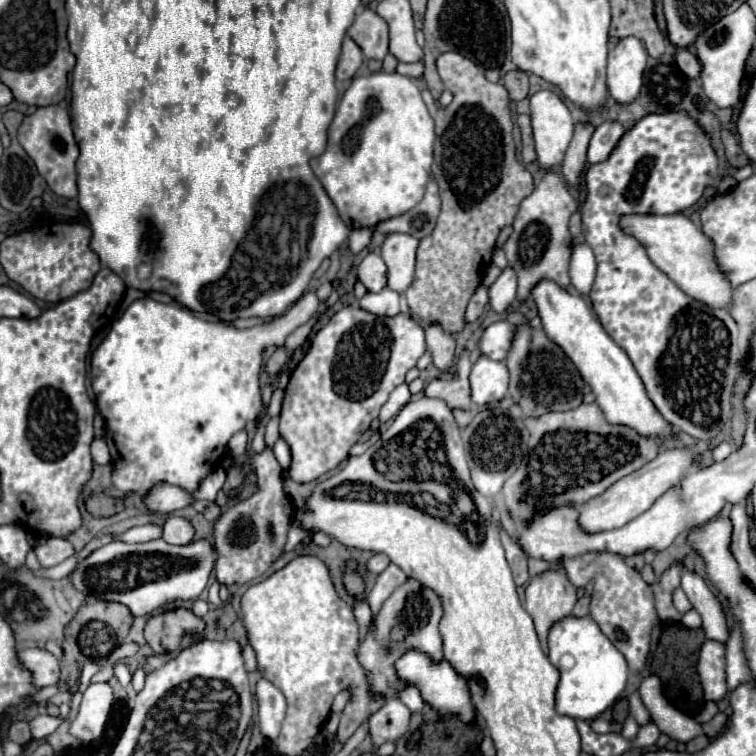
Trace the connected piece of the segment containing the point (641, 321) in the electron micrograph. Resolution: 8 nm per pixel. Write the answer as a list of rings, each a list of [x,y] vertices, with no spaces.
[[[687,111],[649,113],[623,133],[617,147],[605,161],[589,165],[583,175],[587,197],[581,207],[581,231],[597,259],[597,277],[589,293],[593,311],[609,337],[629,355],[649,399],[663,419],[701,441],[715,441],[725,423],[731,419],[733,387],[741,373],[741,361],[745,359],[737,323],[727,309],[711,309],[685,295],[659,267],[651,263],[643,245],[621,229],[619,219],[623,215],[683,213],[701,199],[705,187],[715,177],[717,153],[707,133],[693,117],[689,117]]]

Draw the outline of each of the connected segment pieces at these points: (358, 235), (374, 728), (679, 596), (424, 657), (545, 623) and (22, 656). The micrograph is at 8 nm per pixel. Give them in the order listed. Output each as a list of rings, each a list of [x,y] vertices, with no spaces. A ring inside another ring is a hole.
[[[355,229],[349,235],[349,249],[357,255],[359,251],[363,251],[365,247],[371,245],[371,229]]]
[[[389,699],[387,705],[383,705],[383,709],[369,717],[373,747],[383,745],[385,741],[407,737],[409,721],[411,711],[399,699]]]
[[[677,587],[677,589],[673,591],[673,605],[675,605],[675,609],[677,609],[679,613],[687,613],[689,609],[693,609],[693,605],[689,603],[689,599],[687,599],[687,595],[683,593],[681,587]]]
[[[409,649],[409,651],[405,651],[395,661],[395,673],[401,679],[401,683],[417,687],[419,693],[421,693],[421,697],[423,697],[423,701],[429,703],[437,713],[441,713],[441,715],[455,715],[463,723],[469,723],[469,725],[475,723],[477,709],[475,709],[475,705],[471,701],[469,679],[463,677],[461,673],[457,673],[447,659],[435,663],[427,653],[417,651],[417,649]]]
[[[561,567],[547,569],[535,577],[525,589],[525,609],[533,617],[541,649],[547,653],[547,633],[551,625],[573,611],[577,603],[577,587],[573,587]]]
[[[23,649],[17,653],[23,669],[31,673],[31,681],[37,689],[59,683],[59,659],[45,649]]]

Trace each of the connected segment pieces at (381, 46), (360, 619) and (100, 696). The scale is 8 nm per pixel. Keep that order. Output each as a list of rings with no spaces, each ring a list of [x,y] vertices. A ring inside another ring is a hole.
[[[365,7],[347,29],[347,35],[361,47],[367,59],[379,59],[389,51],[389,27],[387,23],[369,7]]]
[[[357,603],[353,611],[355,611],[357,625],[359,625],[359,637],[365,639],[365,635],[367,635],[367,627],[369,627],[369,623],[371,623],[371,609],[369,609],[367,603]]]
[[[91,683],[83,693],[79,713],[71,721],[69,733],[83,743],[97,741],[105,729],[113,699],[113,689],[107,683]]]

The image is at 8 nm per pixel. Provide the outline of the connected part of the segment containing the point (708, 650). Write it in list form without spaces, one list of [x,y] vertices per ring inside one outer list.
[[[705,641],[699,653],[697,673],[701,677],[705,701],[719,701],[727,693],[725,681],[725,645],[717,641]]]

